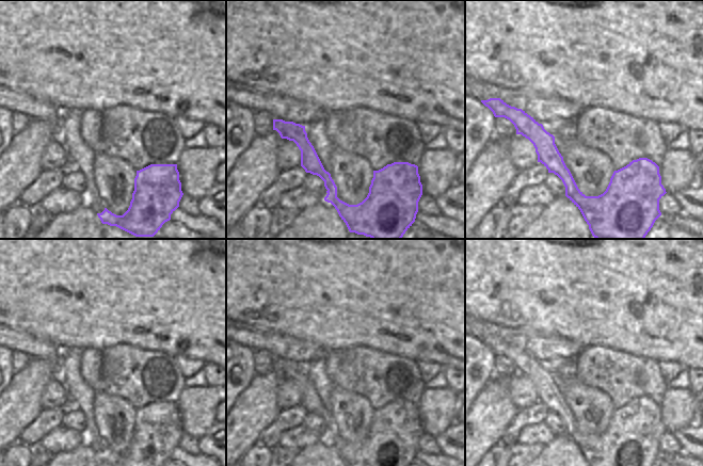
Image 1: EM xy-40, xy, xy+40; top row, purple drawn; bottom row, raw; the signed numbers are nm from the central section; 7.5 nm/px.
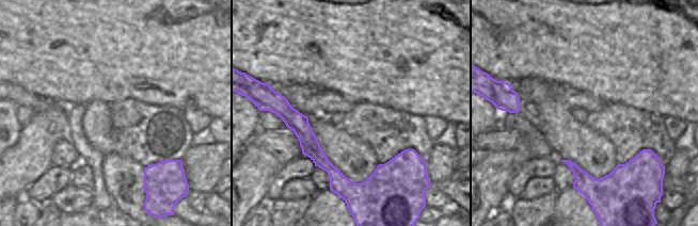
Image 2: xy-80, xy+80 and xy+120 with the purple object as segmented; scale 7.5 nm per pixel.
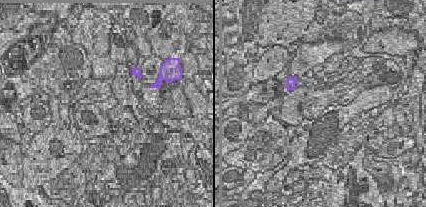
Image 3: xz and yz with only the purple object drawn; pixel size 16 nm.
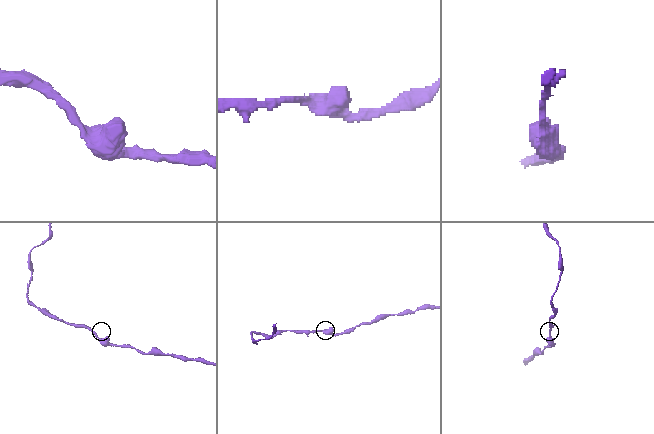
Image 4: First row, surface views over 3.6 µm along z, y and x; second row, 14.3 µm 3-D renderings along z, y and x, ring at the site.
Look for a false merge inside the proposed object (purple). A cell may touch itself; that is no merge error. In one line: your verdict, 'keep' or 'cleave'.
keep

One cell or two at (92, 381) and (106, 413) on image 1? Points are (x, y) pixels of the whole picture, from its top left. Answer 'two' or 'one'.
two

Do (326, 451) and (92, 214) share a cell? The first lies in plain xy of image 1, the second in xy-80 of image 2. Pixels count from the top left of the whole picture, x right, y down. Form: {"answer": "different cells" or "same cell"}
{"answer": "same cell"}

